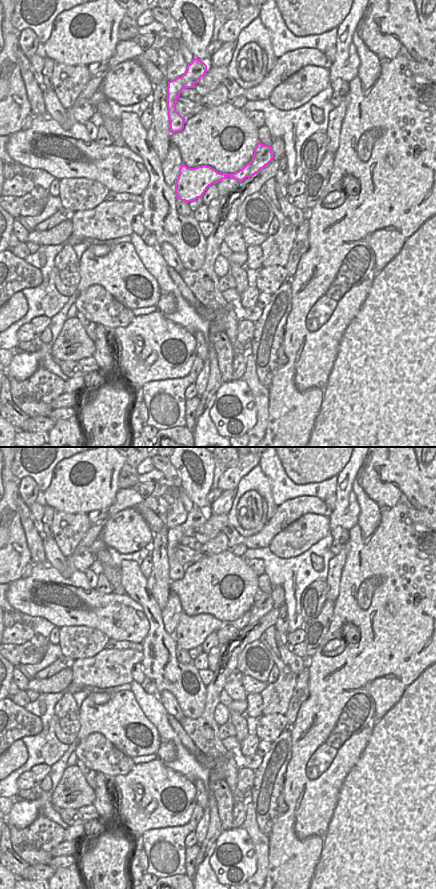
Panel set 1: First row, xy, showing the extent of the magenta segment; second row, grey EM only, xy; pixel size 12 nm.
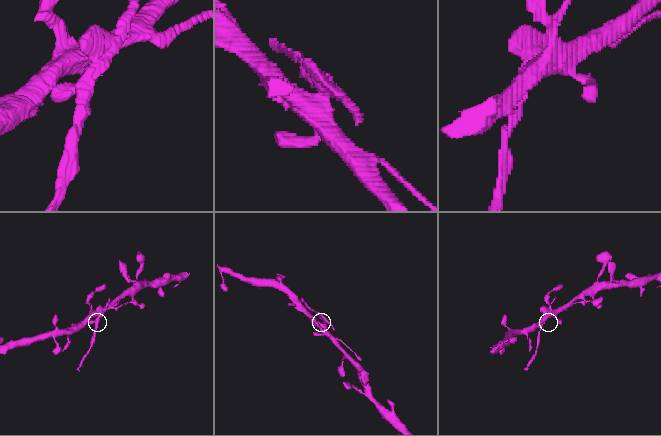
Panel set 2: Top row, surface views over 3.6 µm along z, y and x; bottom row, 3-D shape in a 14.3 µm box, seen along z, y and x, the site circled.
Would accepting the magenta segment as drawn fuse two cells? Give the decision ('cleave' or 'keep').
cleave

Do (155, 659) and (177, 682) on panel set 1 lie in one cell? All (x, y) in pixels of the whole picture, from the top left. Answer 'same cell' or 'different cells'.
same cell

